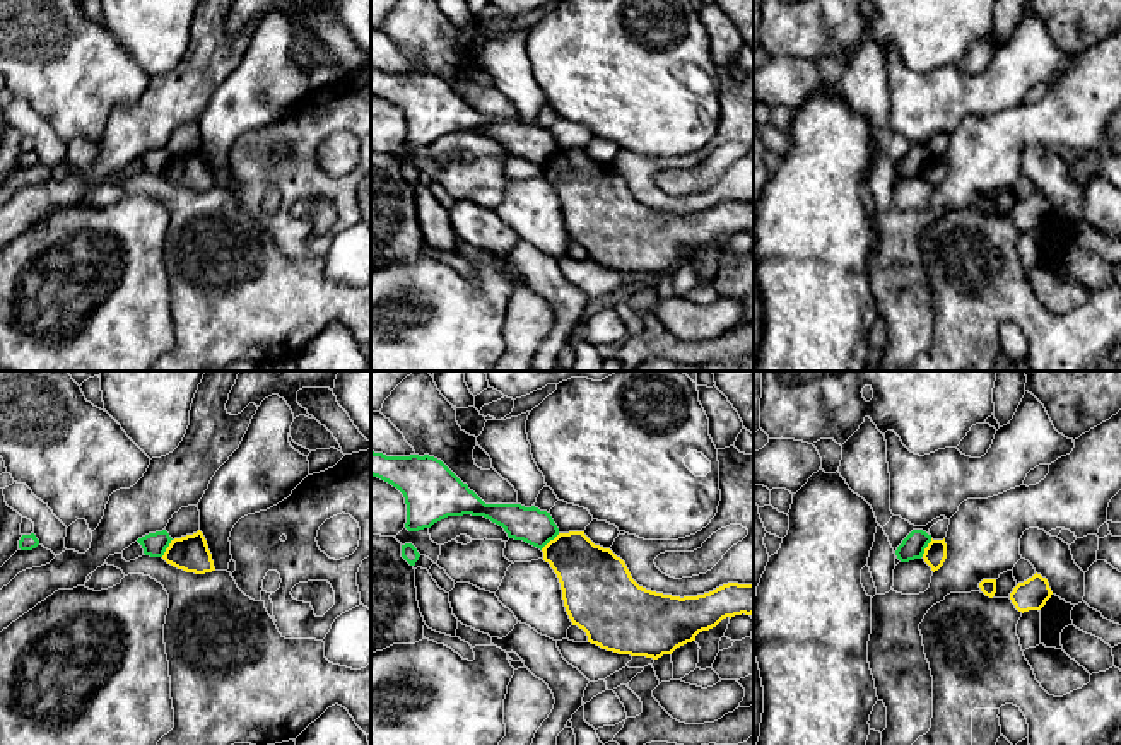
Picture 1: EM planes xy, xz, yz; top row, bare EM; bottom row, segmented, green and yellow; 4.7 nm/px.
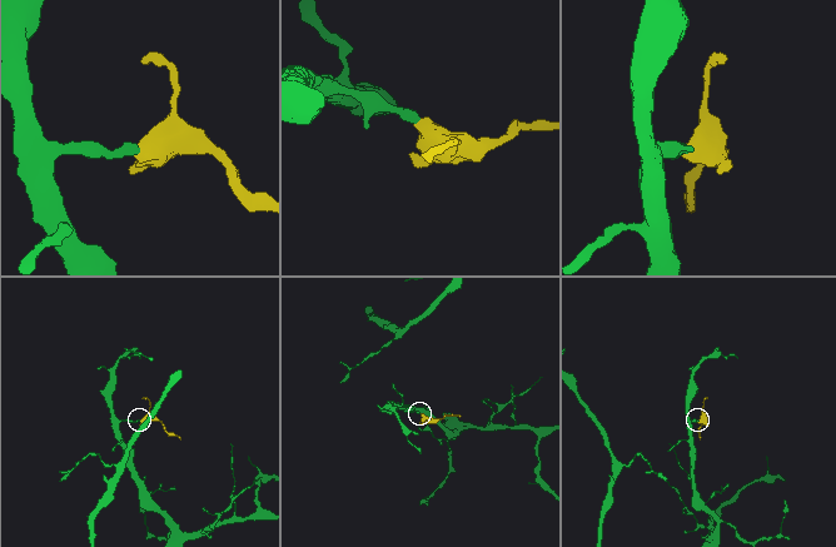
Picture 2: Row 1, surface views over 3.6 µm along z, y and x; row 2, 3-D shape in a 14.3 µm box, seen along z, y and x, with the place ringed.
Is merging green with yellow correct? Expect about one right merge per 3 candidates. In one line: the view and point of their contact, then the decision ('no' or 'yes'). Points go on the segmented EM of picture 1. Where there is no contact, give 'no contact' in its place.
meets green in xz at (549, 540); no

